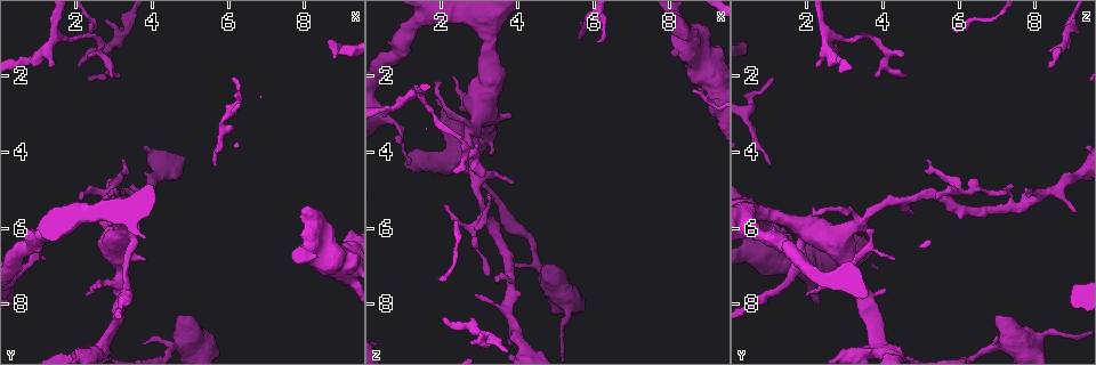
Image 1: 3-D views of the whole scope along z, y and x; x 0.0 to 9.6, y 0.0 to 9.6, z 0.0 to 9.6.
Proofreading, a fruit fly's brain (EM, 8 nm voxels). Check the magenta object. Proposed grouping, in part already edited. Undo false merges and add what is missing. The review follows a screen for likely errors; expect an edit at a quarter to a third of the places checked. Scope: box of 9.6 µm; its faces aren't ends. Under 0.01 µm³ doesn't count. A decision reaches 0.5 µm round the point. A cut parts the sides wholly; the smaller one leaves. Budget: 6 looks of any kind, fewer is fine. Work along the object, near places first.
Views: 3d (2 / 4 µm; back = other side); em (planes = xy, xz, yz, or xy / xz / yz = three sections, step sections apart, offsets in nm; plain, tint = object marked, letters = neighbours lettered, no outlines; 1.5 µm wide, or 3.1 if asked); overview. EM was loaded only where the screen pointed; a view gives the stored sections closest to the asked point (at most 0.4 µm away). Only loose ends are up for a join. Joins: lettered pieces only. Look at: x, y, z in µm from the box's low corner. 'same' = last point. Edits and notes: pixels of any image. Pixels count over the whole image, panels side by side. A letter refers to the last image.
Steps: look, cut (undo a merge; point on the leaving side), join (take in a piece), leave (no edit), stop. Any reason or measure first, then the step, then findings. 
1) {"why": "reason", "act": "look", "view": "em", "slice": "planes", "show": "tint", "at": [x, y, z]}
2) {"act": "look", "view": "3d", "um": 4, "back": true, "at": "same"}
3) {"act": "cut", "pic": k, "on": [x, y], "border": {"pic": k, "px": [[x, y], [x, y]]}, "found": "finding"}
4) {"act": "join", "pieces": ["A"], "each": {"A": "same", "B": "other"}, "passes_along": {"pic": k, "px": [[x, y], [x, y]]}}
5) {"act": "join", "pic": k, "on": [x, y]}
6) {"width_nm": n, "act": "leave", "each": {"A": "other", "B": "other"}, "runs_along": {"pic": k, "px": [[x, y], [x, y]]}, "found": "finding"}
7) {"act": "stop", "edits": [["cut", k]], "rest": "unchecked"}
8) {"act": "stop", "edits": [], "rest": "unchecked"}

{"why": "tapers out", "act": "look", "view": "3d", "um": 4, "at": [5.60, 4.35, 1.00]}

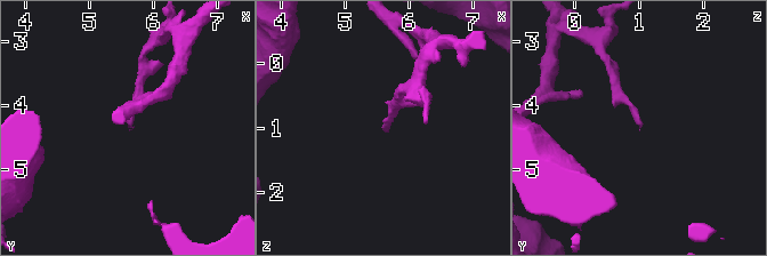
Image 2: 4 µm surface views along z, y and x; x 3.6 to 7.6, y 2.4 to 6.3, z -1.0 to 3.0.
{"act": "look", "view": "em", "slice": "yz", "step": 8, "show": "letters", "at": [5.65, 4.40, 1.05]}

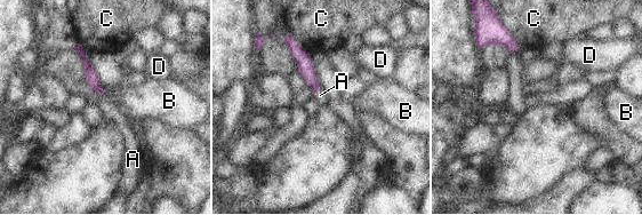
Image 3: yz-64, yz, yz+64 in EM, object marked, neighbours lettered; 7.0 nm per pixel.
{"act": "join", "pieces": ["A"], "each": {"A": "same", "B": "other", "C": "other", "D": "other"}, "found": "the neuron continues"}

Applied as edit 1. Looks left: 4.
{"act": "look", "view": "overview"}

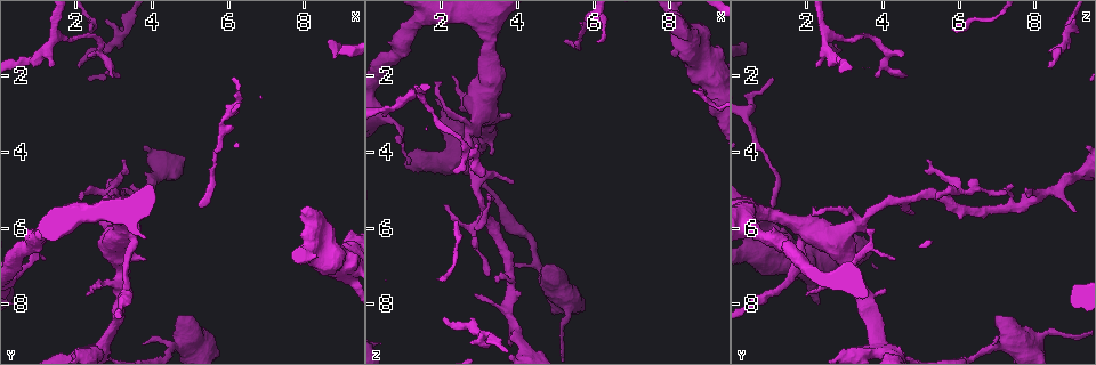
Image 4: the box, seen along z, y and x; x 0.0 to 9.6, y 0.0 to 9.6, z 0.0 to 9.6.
{"why": "four arms meet", "act": "look", "view": "3d", "um": 2, "at": [2.95, 5.00, 5.85]}

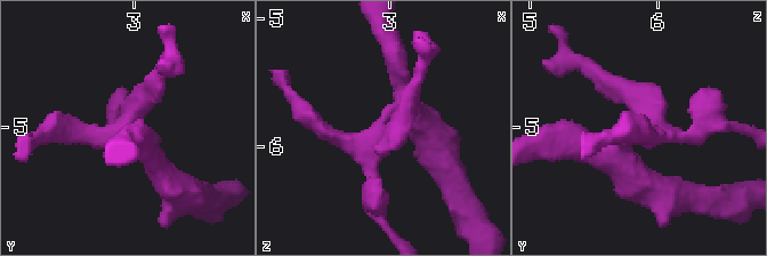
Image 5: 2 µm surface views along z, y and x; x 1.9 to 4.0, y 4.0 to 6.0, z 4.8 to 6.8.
{"why": "need the tissue", "act": "look", "view": "em", "slice": "planes", "show": "tint", "at": [2.90, 5.00, 5.90]}

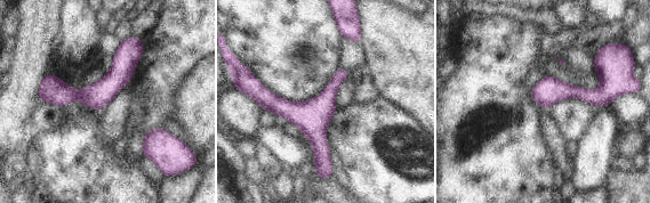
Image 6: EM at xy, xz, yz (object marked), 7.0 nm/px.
{"why": "see the neighbours", "act": "look", "view": "em", "slice": "planes", "show": "letters", "at": "same"}

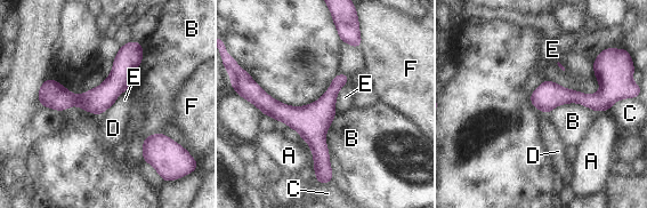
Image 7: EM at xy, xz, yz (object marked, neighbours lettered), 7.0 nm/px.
{"width_nm": 180, "longest_contact_nm": ["B", 320], "act": "leave", "each": {"A": "other", "B": "other", "C": "other", "D": "other", "E": "other", "F": "other"}, "found": "all the same neuron"}

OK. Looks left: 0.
{"act": "stop", "edits": [["join", 3]], "rest": "unchecked"}

